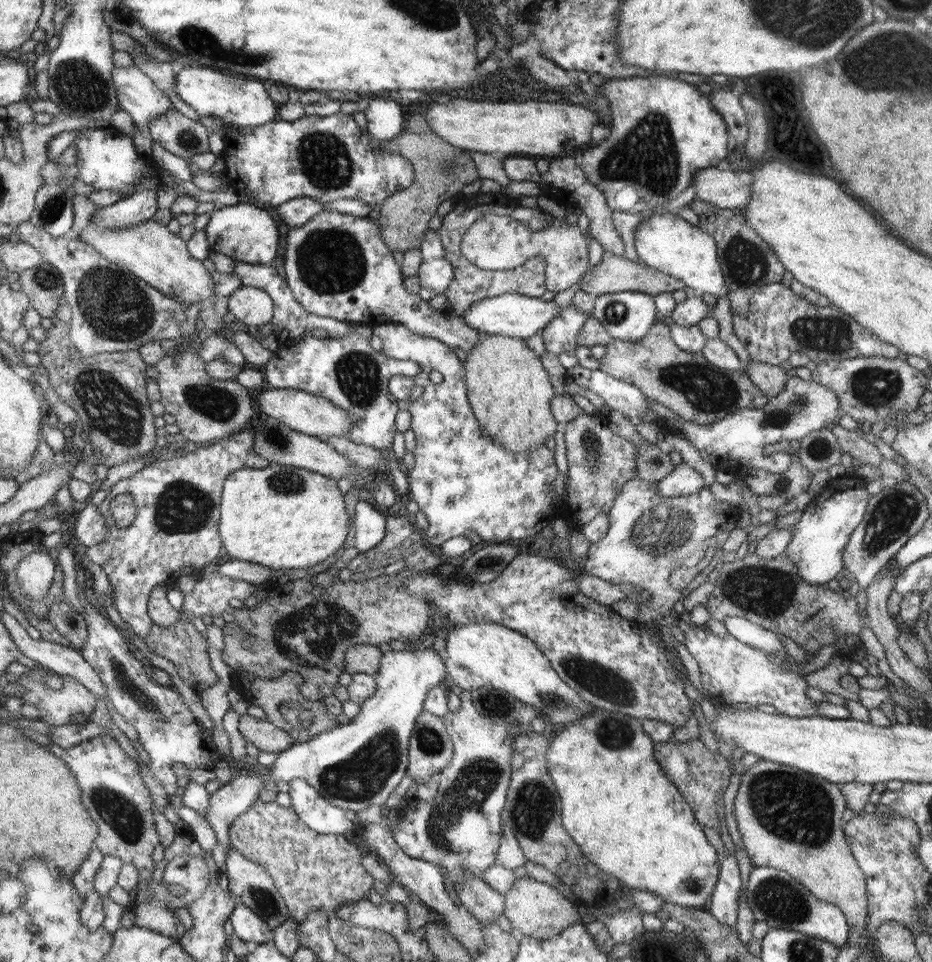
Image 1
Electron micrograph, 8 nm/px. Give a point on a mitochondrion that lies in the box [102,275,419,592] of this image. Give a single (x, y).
(182, 507)

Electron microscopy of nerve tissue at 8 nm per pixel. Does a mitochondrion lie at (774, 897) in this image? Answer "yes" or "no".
yes

